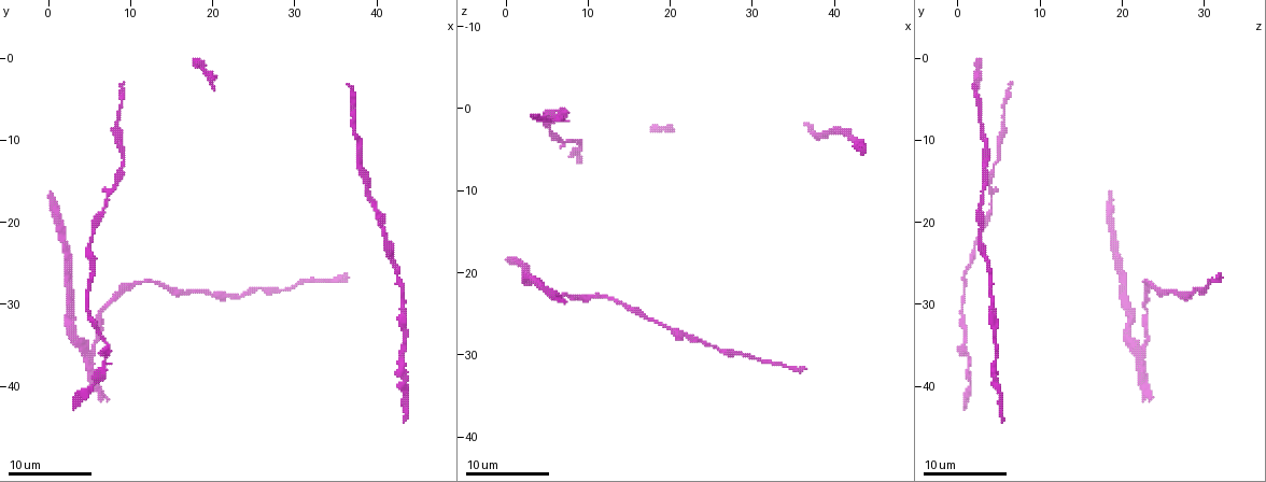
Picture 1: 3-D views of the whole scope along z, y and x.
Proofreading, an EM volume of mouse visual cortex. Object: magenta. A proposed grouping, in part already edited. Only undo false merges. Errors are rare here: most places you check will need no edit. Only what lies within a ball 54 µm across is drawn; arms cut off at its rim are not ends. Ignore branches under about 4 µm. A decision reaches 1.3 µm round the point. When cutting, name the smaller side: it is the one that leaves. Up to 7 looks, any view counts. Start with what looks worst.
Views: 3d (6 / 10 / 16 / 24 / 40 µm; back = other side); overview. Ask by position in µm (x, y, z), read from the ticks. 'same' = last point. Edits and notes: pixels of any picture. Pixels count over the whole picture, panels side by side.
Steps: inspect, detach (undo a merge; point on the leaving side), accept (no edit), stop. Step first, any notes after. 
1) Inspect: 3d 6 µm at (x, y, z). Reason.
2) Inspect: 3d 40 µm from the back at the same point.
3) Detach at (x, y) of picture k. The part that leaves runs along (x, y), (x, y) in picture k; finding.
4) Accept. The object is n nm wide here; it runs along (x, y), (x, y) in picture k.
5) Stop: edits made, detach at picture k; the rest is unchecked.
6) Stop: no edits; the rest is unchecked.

Inspect: 3d 16 µm at (9.0, 11.4, 5.0).

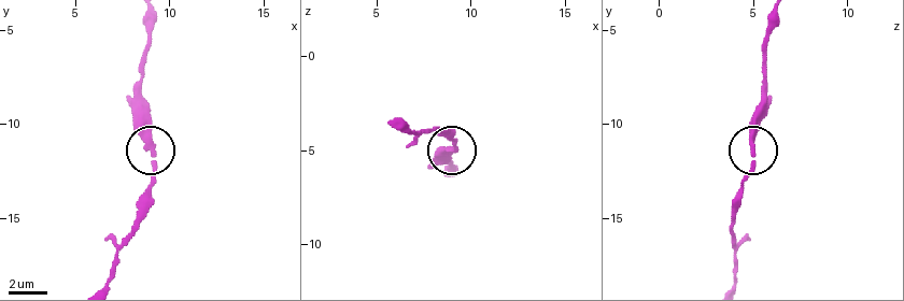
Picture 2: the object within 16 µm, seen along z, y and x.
Accept. The side arm is 84 µm long; it runs along (153, 149), (144, 135), (144, 103) in picture 2; one neuron here.

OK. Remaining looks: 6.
Inspect: 3d 16 µm at (22.6, 29.0, 28.0). Thick turns thin.

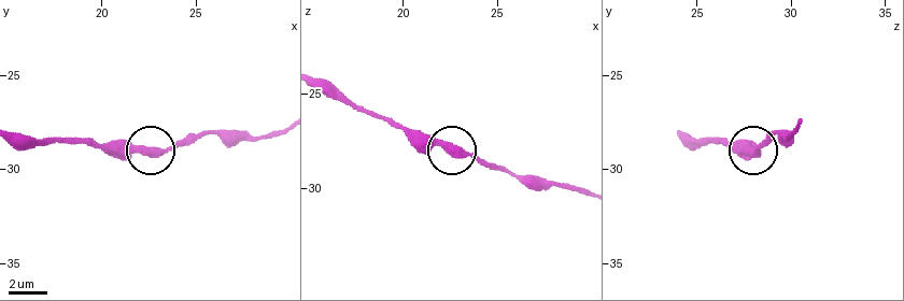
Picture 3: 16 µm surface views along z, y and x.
Accept. One neuron here.

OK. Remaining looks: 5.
Inspect: 3d 16 µm at (7.2, 37.0, 1.2). Thin neck.

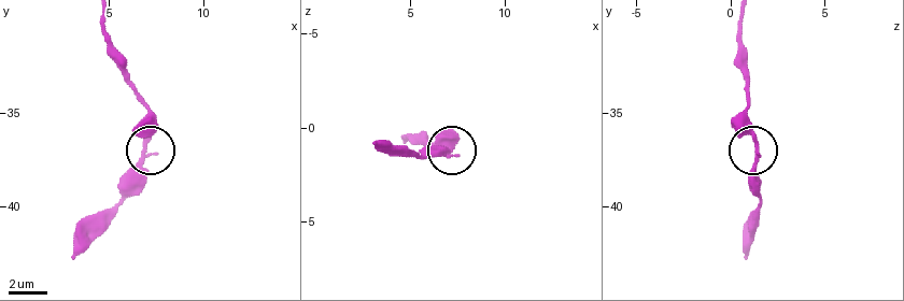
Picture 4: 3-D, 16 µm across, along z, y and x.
Accept. It runs along (107, 19), (108, 54), (150, 116), (144, 174), (132, 191) in picture 4; one neuron here.

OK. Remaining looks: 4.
Inspect: 3d 10 µm at (27.8, 28.4, 29.6). Calibre changes.

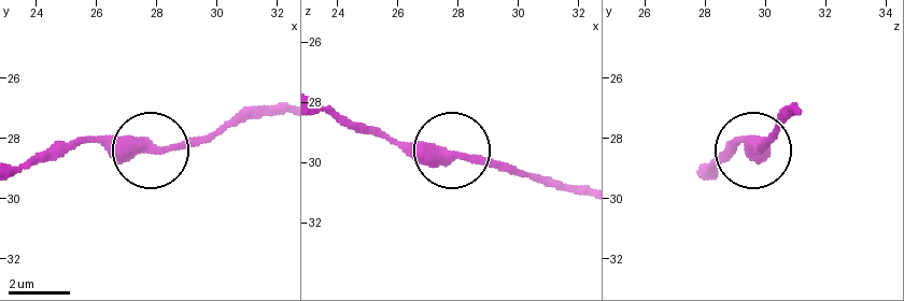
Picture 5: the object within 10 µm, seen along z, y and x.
Accept. One neuron here.

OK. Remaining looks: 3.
Stop: no edits; the rest is unchecked.

